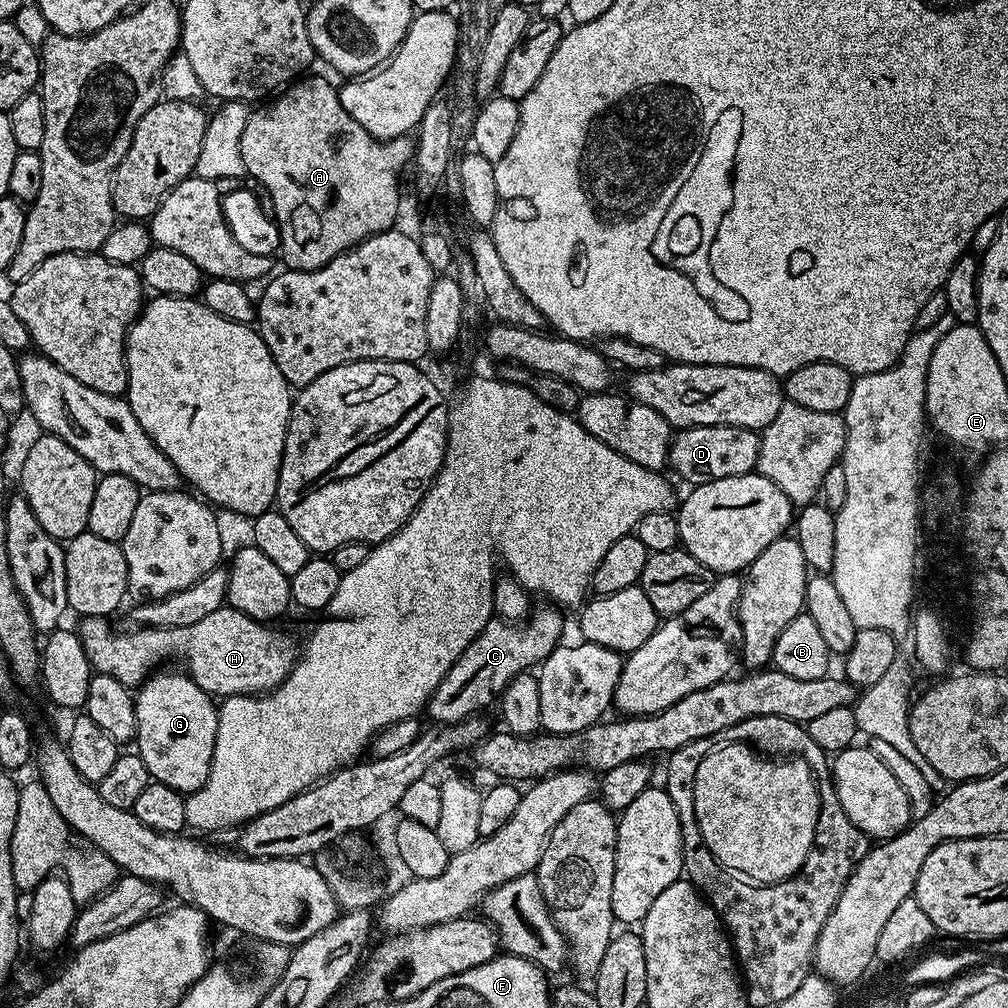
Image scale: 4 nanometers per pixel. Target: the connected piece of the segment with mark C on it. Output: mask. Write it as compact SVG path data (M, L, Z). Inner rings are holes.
M547 606L548 608L540 608L537 607L535 611L529 615L528 619L516 623L516 622L509 622L507 620L502 620L499 618L493 618L486 622L486 626L482 626L482 630L477 634L477 636L474 638L474 642L470 642L470 646L466 646L466 650L462 650L462 654L458 658L458 662L454 662L454 666L450 666L450 670L446 674L446 678L442 678L442 682L438 682L438 686L434 690L434 694L429 698L427 705L426 705L426 712L427 715L432 715L431 718L435 723L438 724L453 724L454 722L458 722L459 720L465 720L468 716L474 716L480 713L483 713L485 710L484 708L488 708L497 703L500 698L501 692L503 692L504 687L506 687L510 681L515 678L516 675L519 674L519 672L526 672L532 669L535 669L537 666L544 663L544 660L549 654L555 650L555 648L558 647L558 645L561 643L562 637L560 635L564 632L564 616L559 607L556 606Z

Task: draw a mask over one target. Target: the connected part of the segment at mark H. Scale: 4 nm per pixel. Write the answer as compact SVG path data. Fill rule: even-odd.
M227 606L206 614L206 618L201 618L191 626L177 628L133 627L132 632L115 632L112 622L103 616L85 616L79 621L78 635L93 669L102 674L110 674L110 678L114 678L116 683L124 684L133 690L139 689L149 675L163 665L160 664L163 660L185 660L188 663L187 675L209 696L255 696L277 688L290 675L298 659L298 644L296 648L295 642L286 633L275 632L267 623L250 618L237 608Z

